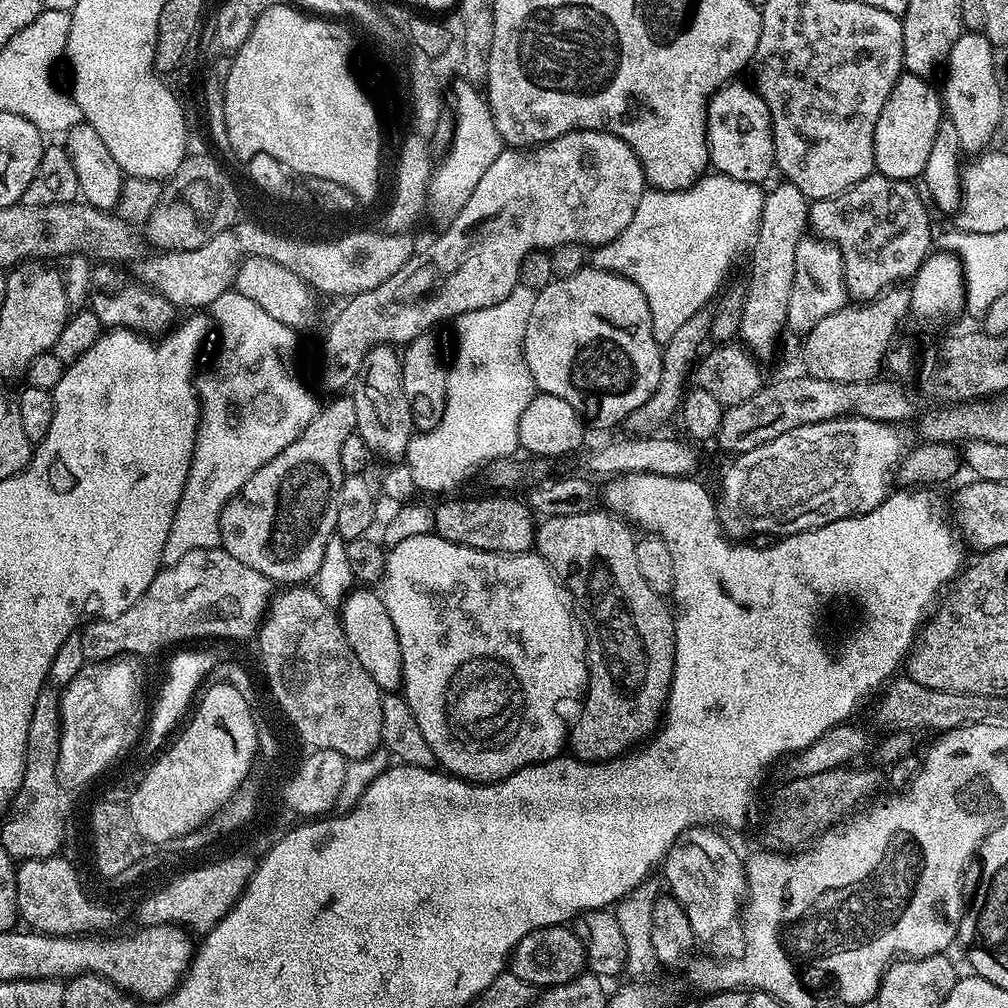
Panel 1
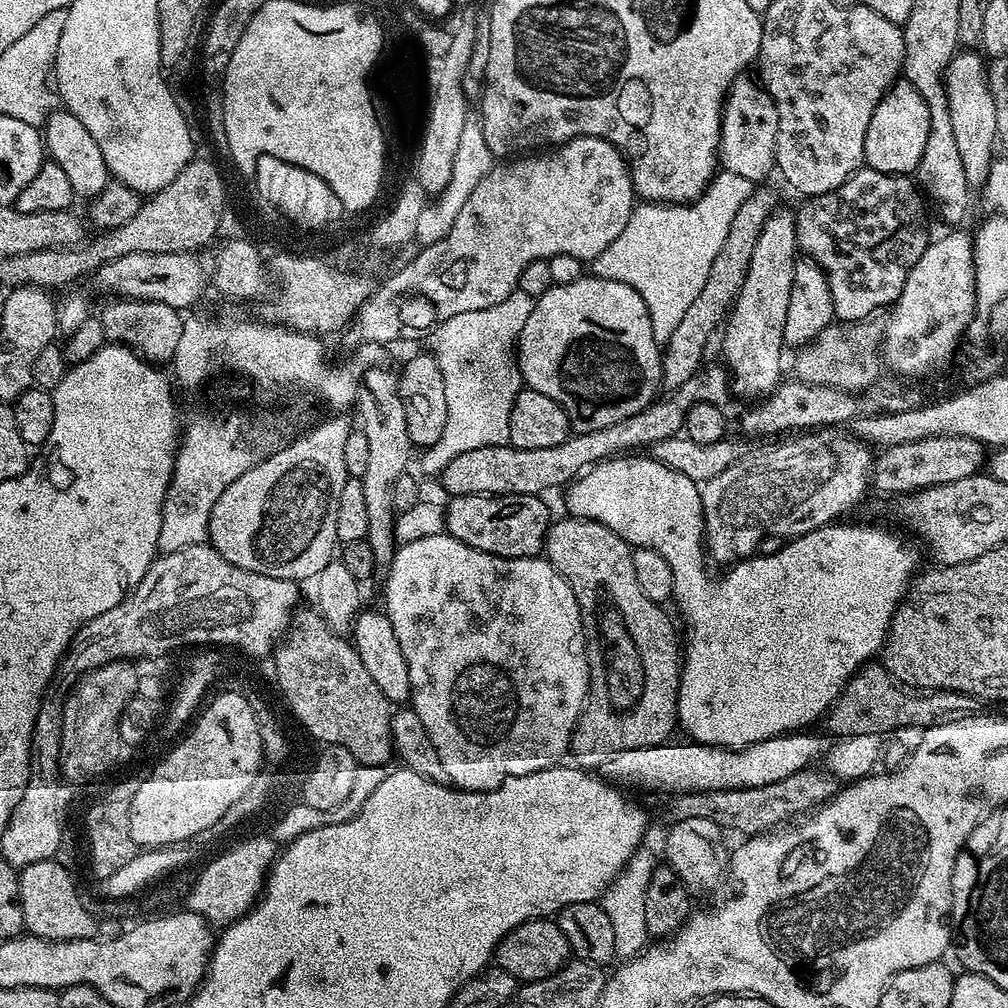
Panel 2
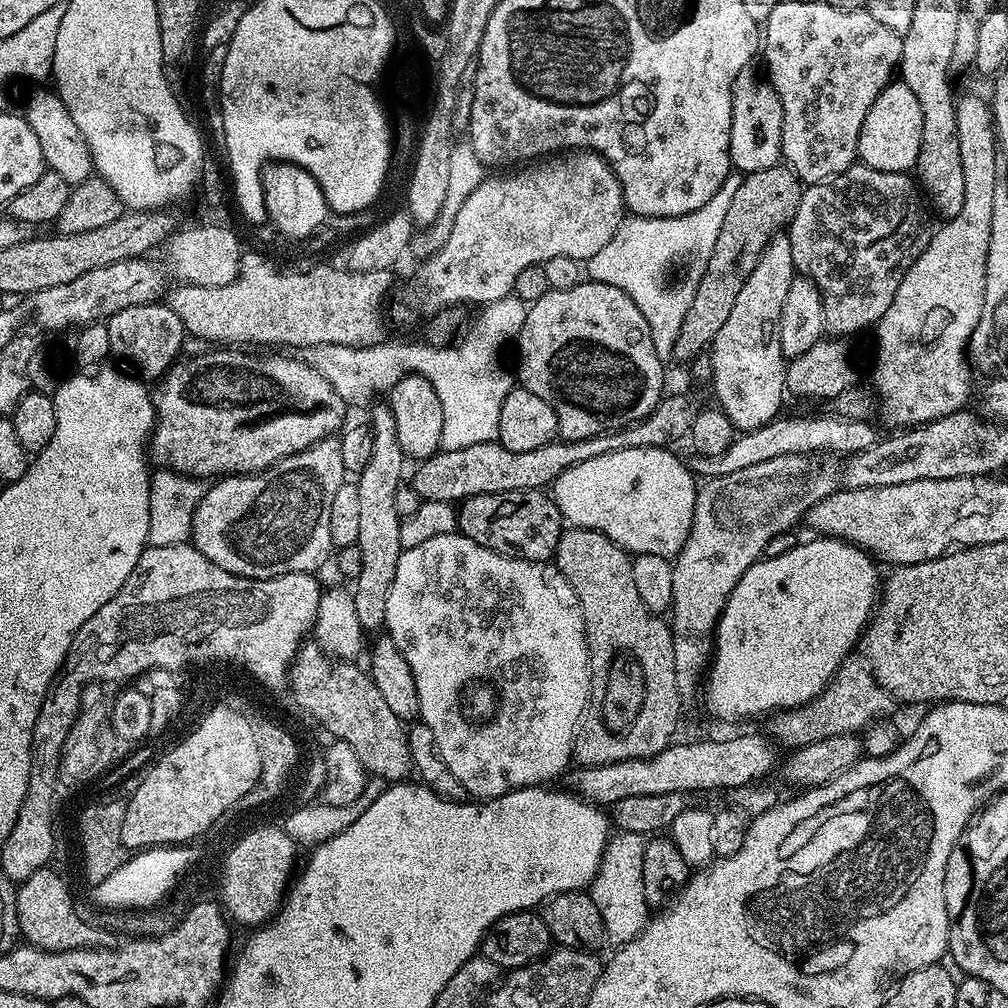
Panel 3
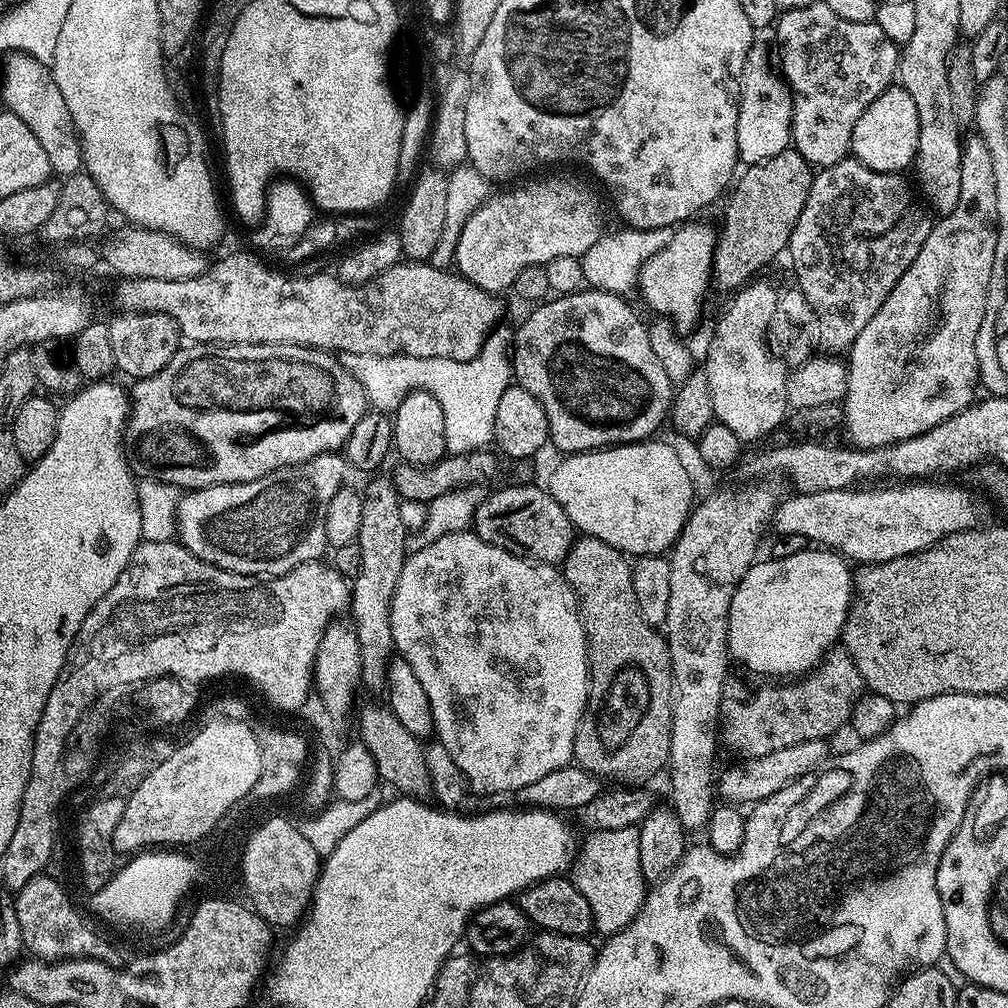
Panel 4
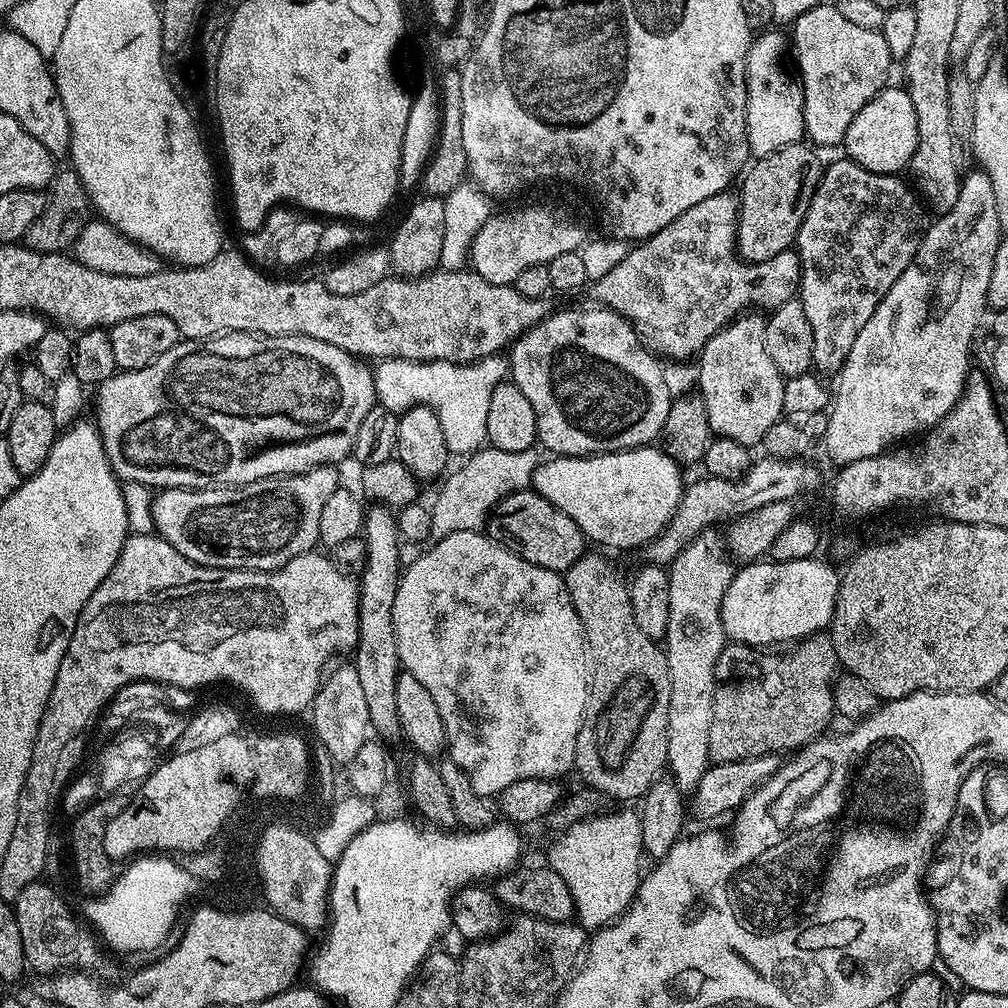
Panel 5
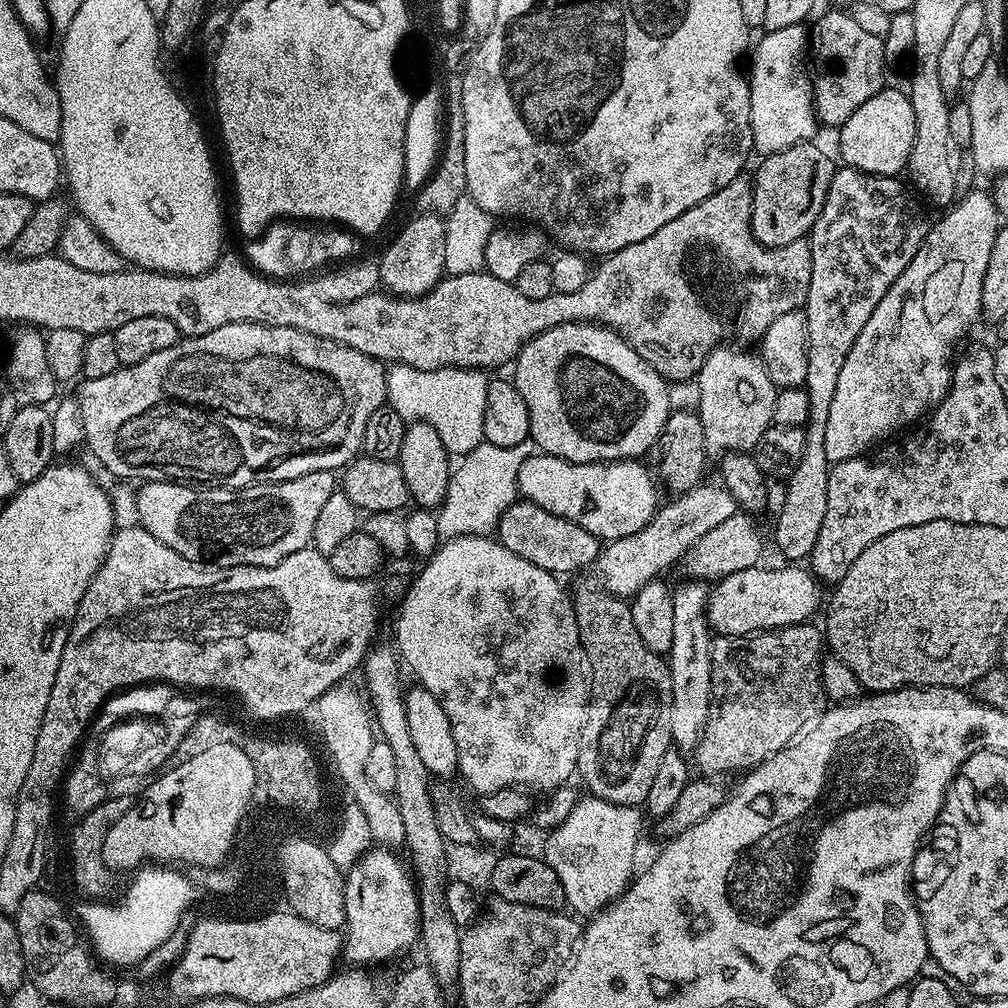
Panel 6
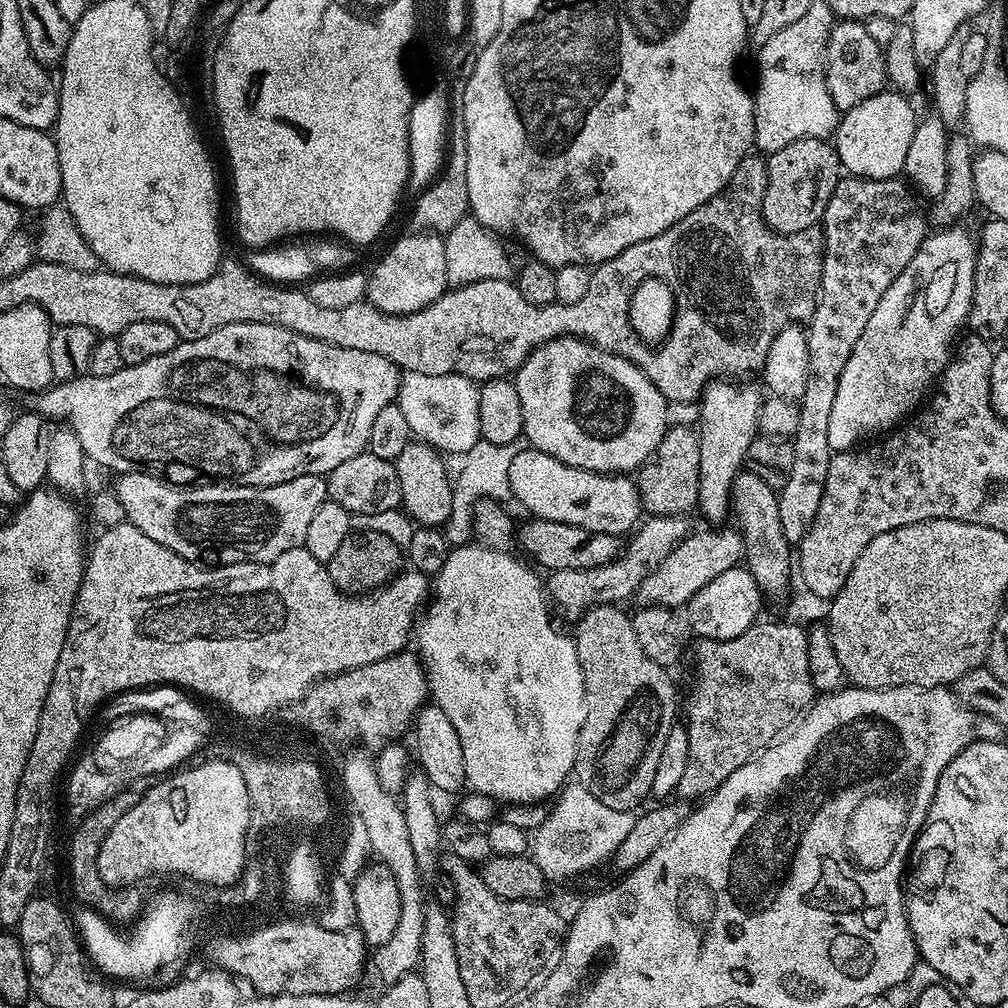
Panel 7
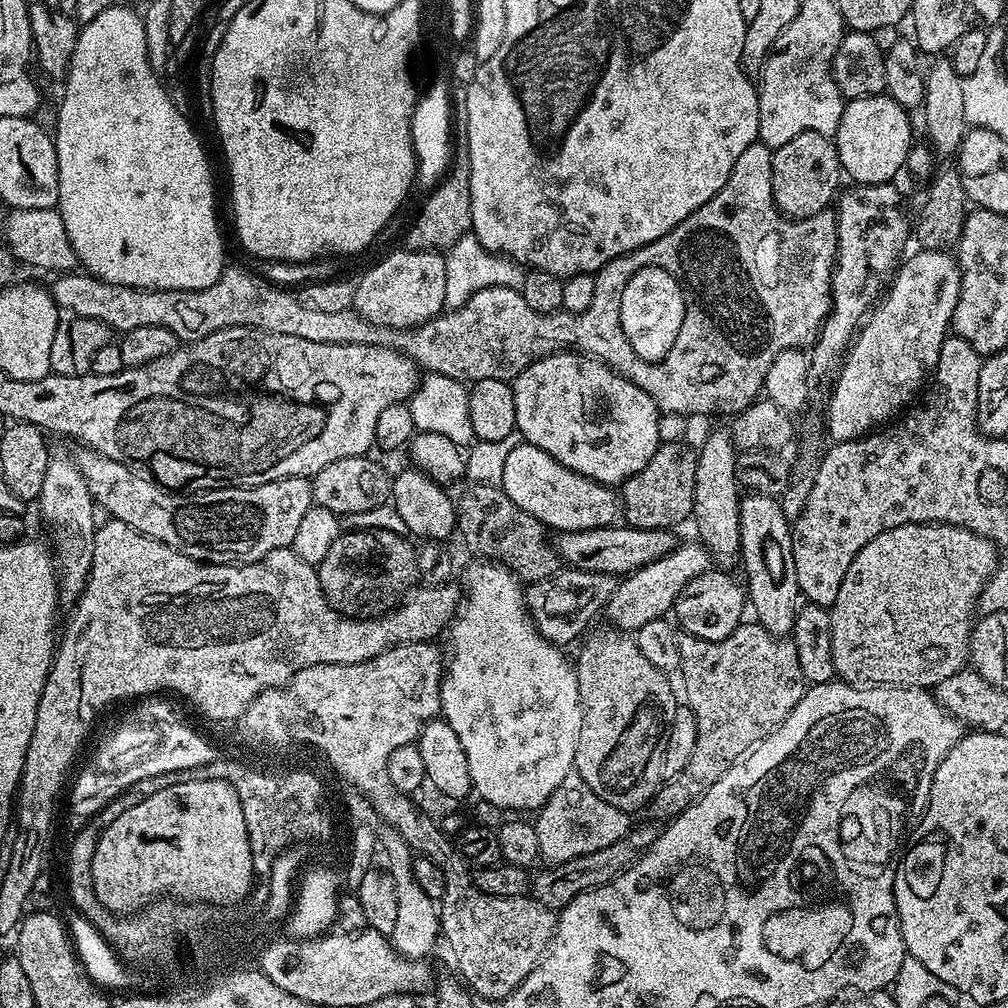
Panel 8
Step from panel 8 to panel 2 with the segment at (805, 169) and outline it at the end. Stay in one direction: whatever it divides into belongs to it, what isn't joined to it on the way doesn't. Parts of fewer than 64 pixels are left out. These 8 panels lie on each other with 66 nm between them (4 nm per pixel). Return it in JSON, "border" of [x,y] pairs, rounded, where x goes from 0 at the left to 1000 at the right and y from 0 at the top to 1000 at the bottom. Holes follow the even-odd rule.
{"border":[[[762,185],[751,186],[744,192],[744,196],[740,196],[740,200],[736,200],[736,208],[732,208],[732,212],[728,212],[728,220],[724,220],[724,232],[720,232],[720,240],[716,240],[716,248],[712,248],[712,256],[708,256],[708,264],[704,264],[704,276],[700,276],[700,284],[696,284],[696,292],[692,292],[692,296],[688,296],[688,300],[685,300],[681,312],[675,313],[669,331],[665,331],[665,335],[657,342],[655,371],[660,386],[676,385],[689,369],[694,368],[699,360],[696,355],[696,347],[700,343],[700,338],[704,335],[704,331],[708,331],[708,327],[715,325],[722,316],[723,309],[730,300],[730,294],[736,288],[736,280],[740,280],[740,272],[744,268],[744,256],[748,256],[748,243],[752,241],[752,232],[756,232],[756,224],[772,205],[769,192],[758,186]]]}

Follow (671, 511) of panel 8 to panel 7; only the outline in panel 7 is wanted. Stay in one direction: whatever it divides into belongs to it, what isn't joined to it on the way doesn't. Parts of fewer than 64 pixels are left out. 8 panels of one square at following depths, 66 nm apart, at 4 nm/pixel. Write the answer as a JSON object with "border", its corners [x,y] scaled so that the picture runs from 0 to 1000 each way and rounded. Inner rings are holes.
{"border":[[[664,424],[649,450],[634,465],[631,485],[635,487],[635,502],[643,512],[678,512],[691,503],[692,446],[694,434],[689,424]]]}

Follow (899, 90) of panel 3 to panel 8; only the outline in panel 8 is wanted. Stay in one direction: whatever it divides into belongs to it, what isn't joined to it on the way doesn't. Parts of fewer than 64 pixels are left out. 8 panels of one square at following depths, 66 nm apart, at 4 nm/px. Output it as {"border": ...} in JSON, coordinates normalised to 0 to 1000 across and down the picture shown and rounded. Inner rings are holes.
{"border":[[[880,93],[840,100],[827,136],[836,174],[840,178],[842,175],[850,184],[880,183],[888,180],[893,167],[895,171],[900,164],[901,150],[907,145],[905,123],[901,120],[901,115],[903,115],[902,108],[891,105],[891,101],[887,101],[887,97],[883,97]]]}

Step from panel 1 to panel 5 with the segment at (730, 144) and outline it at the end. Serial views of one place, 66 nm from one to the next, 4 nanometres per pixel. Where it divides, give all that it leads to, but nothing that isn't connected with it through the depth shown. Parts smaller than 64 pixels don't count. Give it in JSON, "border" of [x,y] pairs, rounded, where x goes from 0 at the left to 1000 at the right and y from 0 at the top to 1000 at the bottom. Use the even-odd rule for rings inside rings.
{"border":[[[758,30],[747,39],[740,65],[738,80],[740,81],[740,129],[742,130],[742,149],[747,156],[753,157],[768,153],[776,145],[795,142],[799,138],[798,129],[798,90],[794,87],[793,78],[778,68],[780,60],[780,36],[767,30]]]}

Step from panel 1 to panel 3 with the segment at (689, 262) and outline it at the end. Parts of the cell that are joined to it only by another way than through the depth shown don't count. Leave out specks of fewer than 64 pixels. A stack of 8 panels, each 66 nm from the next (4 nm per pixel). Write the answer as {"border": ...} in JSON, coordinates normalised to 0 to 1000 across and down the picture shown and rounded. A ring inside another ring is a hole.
{"border":[[[724,173],[716,181],[712,192],[700,200],[692,208],[685,212],[677,212],[669,216],[641,216],[624,213],[613,224],[609,236],[593,248],[581,259],[583,278],[592,278],[605,284],[613,284],[622,292],[629,304],[637,308],[637,315],[641,315],[641,323],[645,323],[645,335],[653,343],[666,343],[673,339],[673,331],[677,327],[677,315],[681,315],[681,308],[685,308],[688,287],[662,286],[659,273],[670,264],[671,258],[678,254],[702,255],[708,248],[708,240],[712,240],[712,228],[716,228],[716,219],[720,216],[720,208],[724,208],[724,199],[732,188],[735,176]]]}

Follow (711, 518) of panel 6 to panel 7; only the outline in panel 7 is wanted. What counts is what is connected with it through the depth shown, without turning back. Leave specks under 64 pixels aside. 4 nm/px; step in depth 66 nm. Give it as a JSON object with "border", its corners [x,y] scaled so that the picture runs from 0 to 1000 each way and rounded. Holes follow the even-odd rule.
{"border":[[[643,512],[640,520],[632,526],[627,532],[624,540],[618,541],[617,547],[610,556],[605,557],[601,562],[589,562],[585,565],[554,565],[547,568],[543,572],[542,582],[544,584],[544,594],[549,600],[556,602],[556,607],[564,617],[570,617],[584,607],[589,601],[594,599],[610,599],[618,600],[618,595],[623,595],[632,590],[637,581],[639,574],[645,570],[653,562],[653,558],[657,558],[657,554],[661,554],[661,550],[665,550],[665,546],[669,546],[669,542],[675,539],[685,527],[683,521],[684,513],[678,512]]]}

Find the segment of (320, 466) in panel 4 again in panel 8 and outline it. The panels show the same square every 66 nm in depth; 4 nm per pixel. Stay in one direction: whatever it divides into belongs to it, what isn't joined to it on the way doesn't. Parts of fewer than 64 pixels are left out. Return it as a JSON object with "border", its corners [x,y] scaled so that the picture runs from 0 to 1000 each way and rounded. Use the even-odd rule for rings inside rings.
{"border":[[[80,443],[79,449],[74,449],[73,455],[77,466],[81,470],[81,474],[85,476],[85,482],[89,486],[92,497],[101,502],[105,502],[108,513],[112,516],[120,516],[125,518],[125,522],[129,522],[133,526],[137,526],[141,530],[145,530],[149,534],[153,534],[157,538],[161,538],[165,542],[169,542],[173,546],[177,546],[181,550],[185,550],[189,556],[196,556],[203,560],[251,560],[260,554],[264,554],[264,550],[268,550],[277,544],[289,544],[292,538],[292,530],[296,527],[296,522],[300,519],[300,513],[303,512],[304,506],[310,503],[310,479],[305,472],[289,472],[283,476],[273,476],[267,480],[261,480],[255,484],[208,484],[204,488],[196,488],[193,490],[184,490],[183,488],[170,488],[168,485],[159,483],[154,476],[146,471],[140,470],[133,464],[126,464],[121,458],[113,458],[113,454],[105,454],[101,450],[97,450],[91,444]]]}

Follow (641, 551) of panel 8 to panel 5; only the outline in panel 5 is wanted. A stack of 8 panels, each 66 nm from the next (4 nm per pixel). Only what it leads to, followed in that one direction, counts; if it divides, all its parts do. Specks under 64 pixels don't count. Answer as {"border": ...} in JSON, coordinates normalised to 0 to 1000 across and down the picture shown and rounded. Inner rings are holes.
{"border":[[[531,486],[511,488],[498,494],[484,513],[482,528],[502,546],[514,550],[514,554],[522,554],[522,558],[530,558],[530,562],[538,562],[542,565],[557,569],[563,567],[565,562],[569,562],[569,558],[573,558],[573,554],[577,554],[581,547],[580,530],[571,521],[569,514],[562,514],[558,506],[554,506],[541,492],[536,492]]]}

